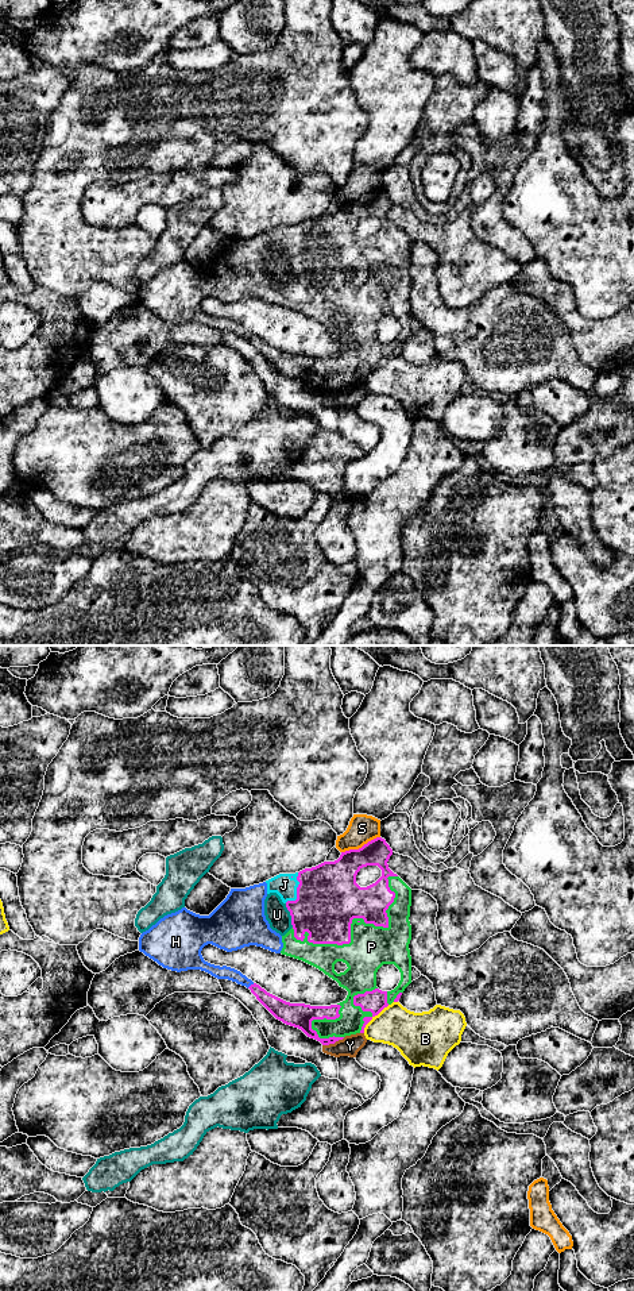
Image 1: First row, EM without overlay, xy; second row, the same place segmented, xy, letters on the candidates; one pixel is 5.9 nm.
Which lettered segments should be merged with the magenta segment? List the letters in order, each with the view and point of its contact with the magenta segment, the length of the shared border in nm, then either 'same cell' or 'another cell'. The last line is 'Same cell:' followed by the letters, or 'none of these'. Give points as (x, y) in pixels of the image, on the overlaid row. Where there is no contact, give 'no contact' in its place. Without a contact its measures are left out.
B: xy (374, 1016) | 220 nm | another cell
H: xy (251, 985) | 50 nm | same cell
J: xy (297, 891) | 200 nm | same cell
P: xy (359, 917) | 700 nm | same cell
S: xy (362, 847) | 260 nm | another cell
U: xy (290, 914) | 150 nm | another cell
Y: xy (333, 1043) | 140 nm | another cell
Same cell: H, J, P

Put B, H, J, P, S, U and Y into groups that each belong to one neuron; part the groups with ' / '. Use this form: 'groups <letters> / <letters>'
groups B / H J P / S Y / U

